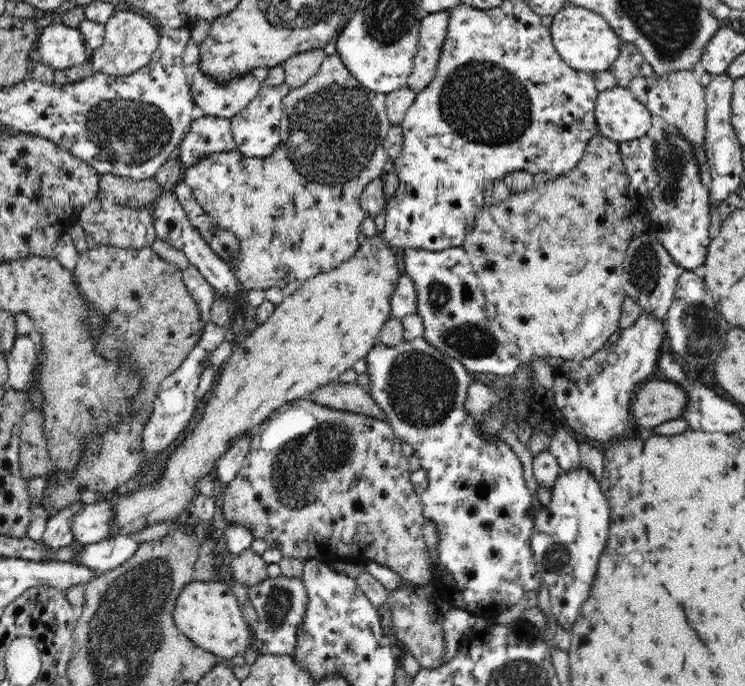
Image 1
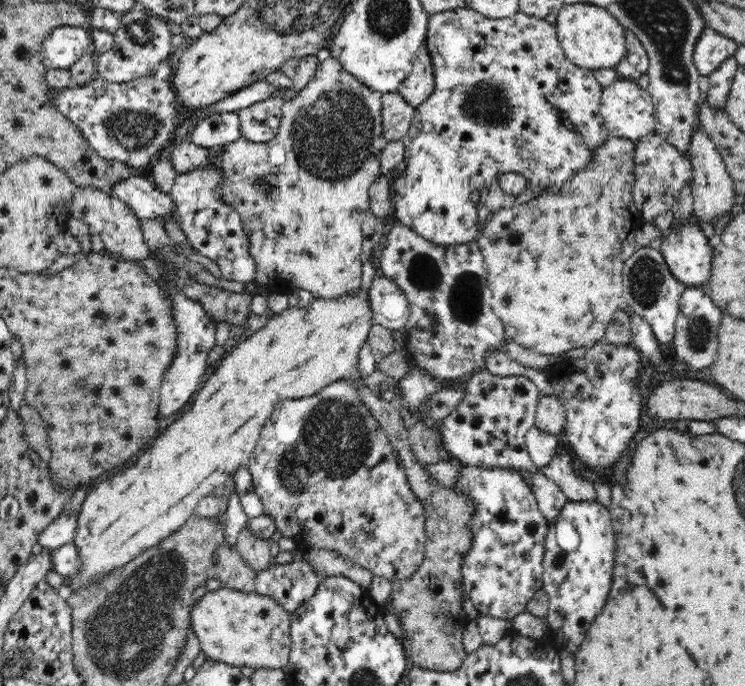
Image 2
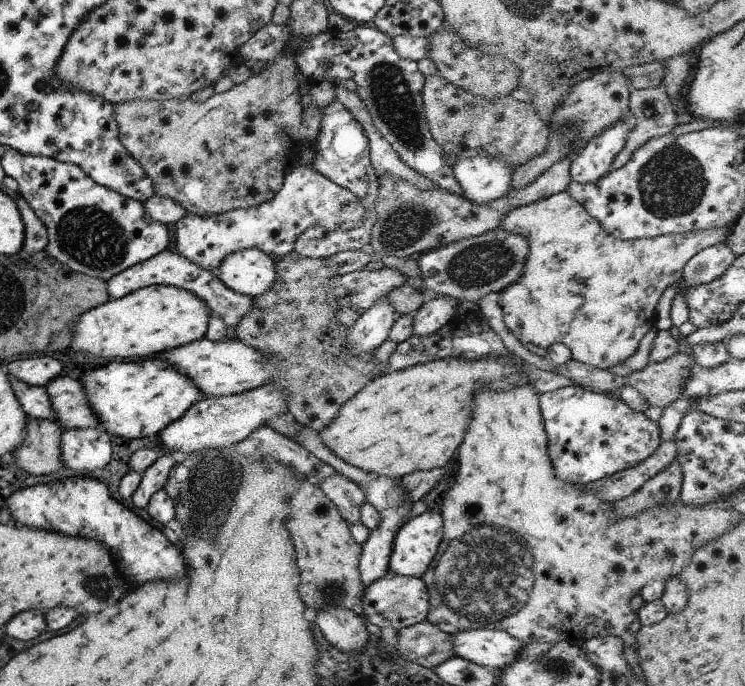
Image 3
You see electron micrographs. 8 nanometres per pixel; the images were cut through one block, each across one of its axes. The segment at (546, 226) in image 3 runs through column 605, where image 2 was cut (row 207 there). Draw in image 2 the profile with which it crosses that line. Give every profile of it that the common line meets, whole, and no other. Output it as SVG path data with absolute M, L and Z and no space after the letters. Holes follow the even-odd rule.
M329 57L318 65L314 76L298 91L296 98L284 103L280 130L272 140L257 143L241 136L224 146L224 154L218 158L192 141L166 148L166 159L178 175L208 163L220 165L224 173L222 200L240 213L243 229L250 240L249 253L255 260L255 280L266 284L271 294L302 289L322 300L360 294L362 222L370 206L369 188L381 175L380 153L388 144L383 137L381 121L382 95L362 84ZM252 222L260 228L250 229Z

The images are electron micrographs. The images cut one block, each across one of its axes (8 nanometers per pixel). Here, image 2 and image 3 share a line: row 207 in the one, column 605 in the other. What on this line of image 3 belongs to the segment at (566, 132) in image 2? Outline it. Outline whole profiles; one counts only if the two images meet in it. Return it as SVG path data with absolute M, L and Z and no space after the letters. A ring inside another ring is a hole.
M569 385L538 395L547 438L547 456L555 478L569 483L590 483L631 468L659 446L659 429L643 412L629 408L618 395L596 393Z

